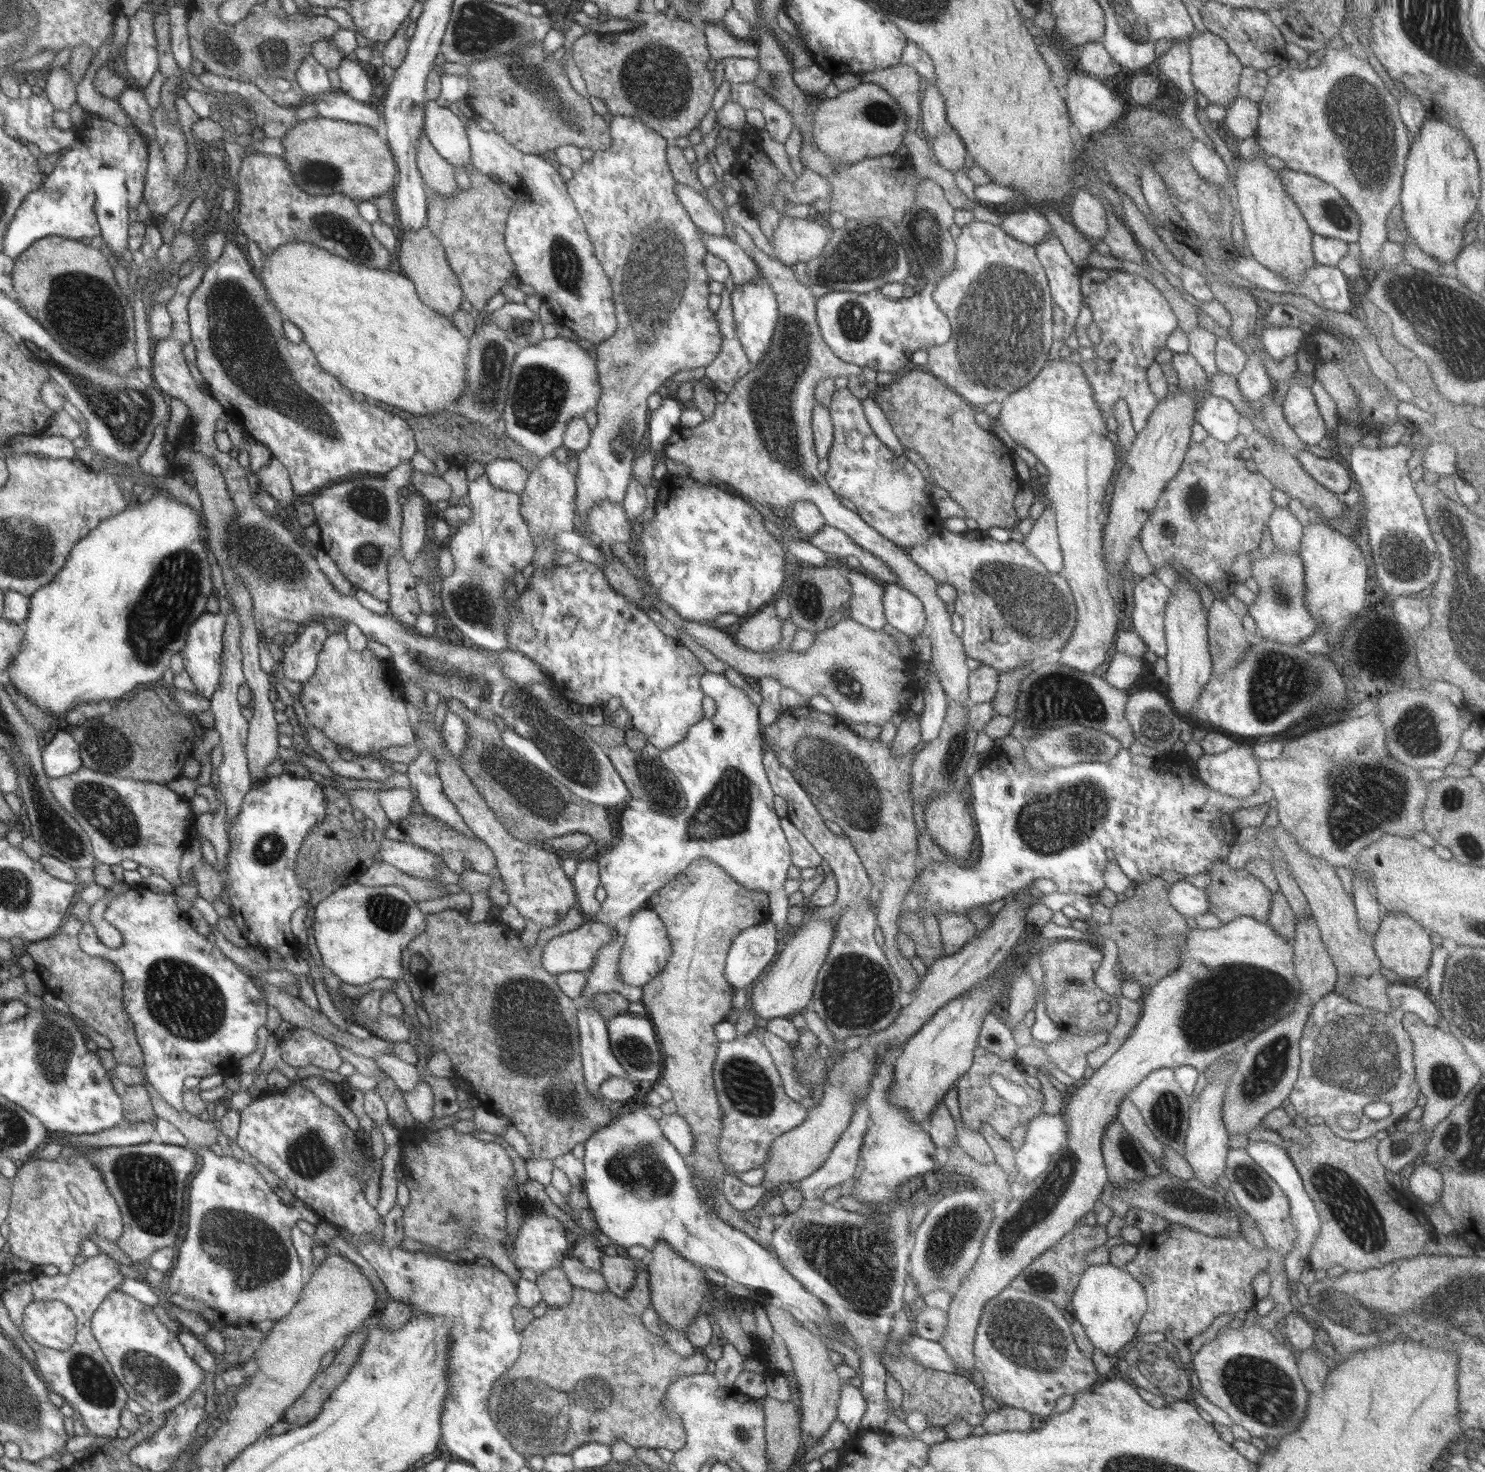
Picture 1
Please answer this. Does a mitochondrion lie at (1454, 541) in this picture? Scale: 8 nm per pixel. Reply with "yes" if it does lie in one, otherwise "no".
no

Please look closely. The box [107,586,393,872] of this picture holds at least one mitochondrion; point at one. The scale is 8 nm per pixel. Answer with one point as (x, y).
(269, 848)

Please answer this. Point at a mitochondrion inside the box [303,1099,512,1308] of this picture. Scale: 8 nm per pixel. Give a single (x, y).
(470, 1224)

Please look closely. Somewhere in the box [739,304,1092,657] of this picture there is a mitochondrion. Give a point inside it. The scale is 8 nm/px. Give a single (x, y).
(1030, 609)

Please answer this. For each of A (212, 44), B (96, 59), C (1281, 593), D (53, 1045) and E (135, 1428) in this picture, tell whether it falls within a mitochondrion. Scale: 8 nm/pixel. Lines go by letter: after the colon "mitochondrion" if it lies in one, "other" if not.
A: mitochondrion
B: other
C: mitochondrion
D: mitochondrion
E: other

